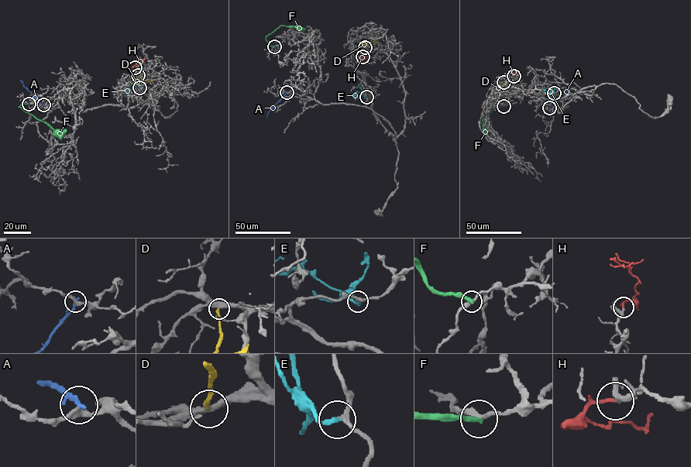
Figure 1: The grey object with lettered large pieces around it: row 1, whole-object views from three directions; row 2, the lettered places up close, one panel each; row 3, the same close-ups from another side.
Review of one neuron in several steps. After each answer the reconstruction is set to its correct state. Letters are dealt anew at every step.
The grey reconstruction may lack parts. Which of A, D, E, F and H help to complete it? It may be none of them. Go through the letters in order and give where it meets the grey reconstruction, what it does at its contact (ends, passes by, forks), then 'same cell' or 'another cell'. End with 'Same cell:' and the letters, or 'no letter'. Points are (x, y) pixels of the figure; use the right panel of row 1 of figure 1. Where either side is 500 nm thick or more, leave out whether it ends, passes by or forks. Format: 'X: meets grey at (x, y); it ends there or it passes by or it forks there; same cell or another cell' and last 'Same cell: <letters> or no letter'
A: meets grey at (549, 108); it ends there; another cell
D: meets grey at (503, 82); it ends there; another cell
E: meets grey at (554, 93); it ends there; same cell
F: meets grey at (503, 106); it ends there; another cell
H: meets grey at (513, 76); it ends there; same cell
Same cell: E, H

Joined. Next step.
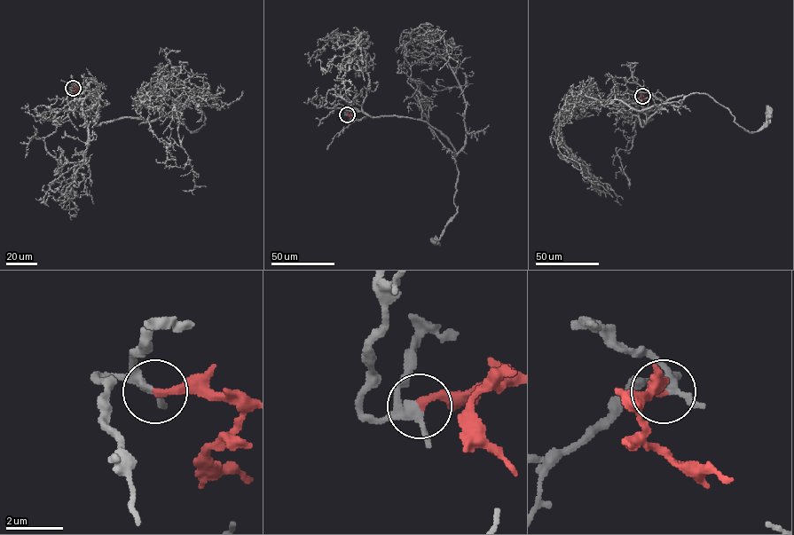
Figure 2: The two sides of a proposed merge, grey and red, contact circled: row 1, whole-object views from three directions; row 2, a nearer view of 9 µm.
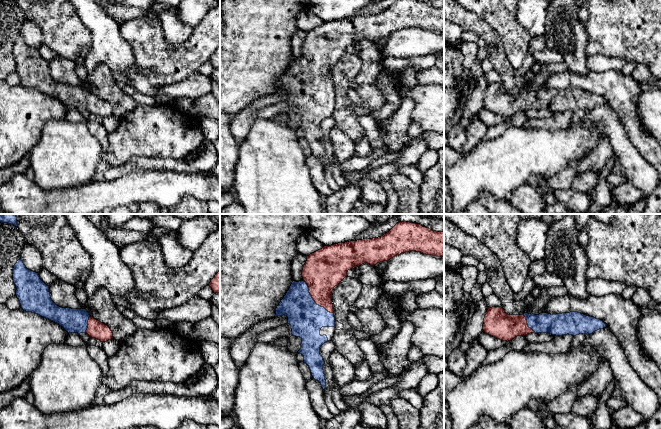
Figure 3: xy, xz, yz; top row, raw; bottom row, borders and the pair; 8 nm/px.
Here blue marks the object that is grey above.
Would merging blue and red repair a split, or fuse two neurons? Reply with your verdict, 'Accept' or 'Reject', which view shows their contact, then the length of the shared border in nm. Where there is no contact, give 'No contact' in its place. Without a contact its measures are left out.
Accept. Touches blue in xz. Shared border 360 nm

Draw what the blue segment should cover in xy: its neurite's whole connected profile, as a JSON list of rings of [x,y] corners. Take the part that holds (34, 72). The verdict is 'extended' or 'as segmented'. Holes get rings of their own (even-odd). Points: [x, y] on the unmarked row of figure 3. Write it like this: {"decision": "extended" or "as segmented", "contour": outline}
{"decision": "extended", "contour": [[[20,34],[13,44],[13,56],[16,61],[16,72],[21,84],[26,88],[36,89],[62,102],[68,109],[87,109],[101,118],[113,115],[111,105],[89,91],[86,85],[71,85],[57,82],[51,75],[49,62],[39,53],[38,49],[28,46]]]}

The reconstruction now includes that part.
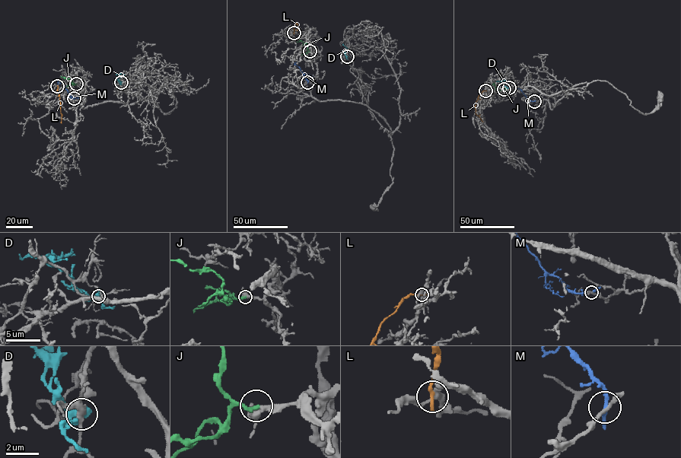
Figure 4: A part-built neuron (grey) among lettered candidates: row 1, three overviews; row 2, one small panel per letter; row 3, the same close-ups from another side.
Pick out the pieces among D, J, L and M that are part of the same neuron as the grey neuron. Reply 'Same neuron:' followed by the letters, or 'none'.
Same neuron: J

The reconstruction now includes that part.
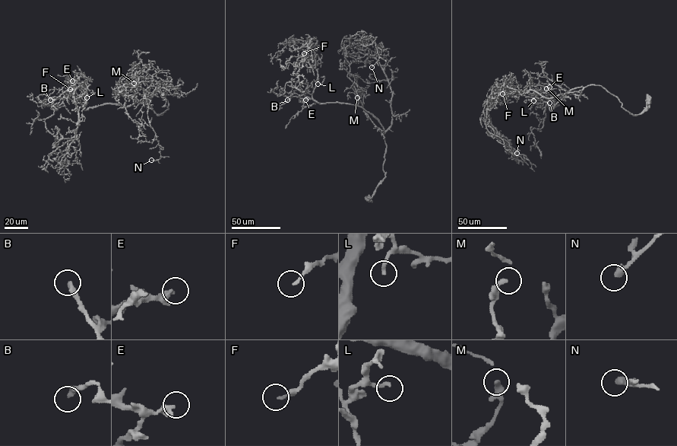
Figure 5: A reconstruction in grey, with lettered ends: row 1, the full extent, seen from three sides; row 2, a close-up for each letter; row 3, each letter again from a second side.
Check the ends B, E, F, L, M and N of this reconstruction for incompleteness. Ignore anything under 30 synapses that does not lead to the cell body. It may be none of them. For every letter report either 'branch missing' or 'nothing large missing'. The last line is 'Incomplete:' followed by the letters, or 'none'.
B: branch missing
E: nothing large missing
F: nothing large missing
L: branch missing
M: nothing large missing
N: branch missing
Incomplete: B, L, N

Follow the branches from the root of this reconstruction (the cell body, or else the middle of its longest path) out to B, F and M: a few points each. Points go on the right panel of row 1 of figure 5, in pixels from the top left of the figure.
B: (648, 101), (633, 115), (616, 97), (592, 84), (573, 88), (551, 110), (547, 97), (545, 107), (549, 103)
F: (648, 101), (633, 115), (600, 85), (573, 88), (551, 110), (536, 98), (510, 90), (502, 93)
M: (648, 101), (646, 108), (633, 115), (600, 85), (574, 87), (555, 105), (539, 94), (546, 88)

